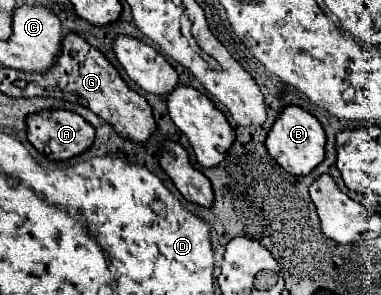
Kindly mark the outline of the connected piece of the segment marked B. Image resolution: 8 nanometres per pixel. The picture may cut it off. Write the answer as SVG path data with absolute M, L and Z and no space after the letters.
M289 105L271 127L265 147L269 155L291 175L307 175L325 159L325 131L311 113L297 105Z

